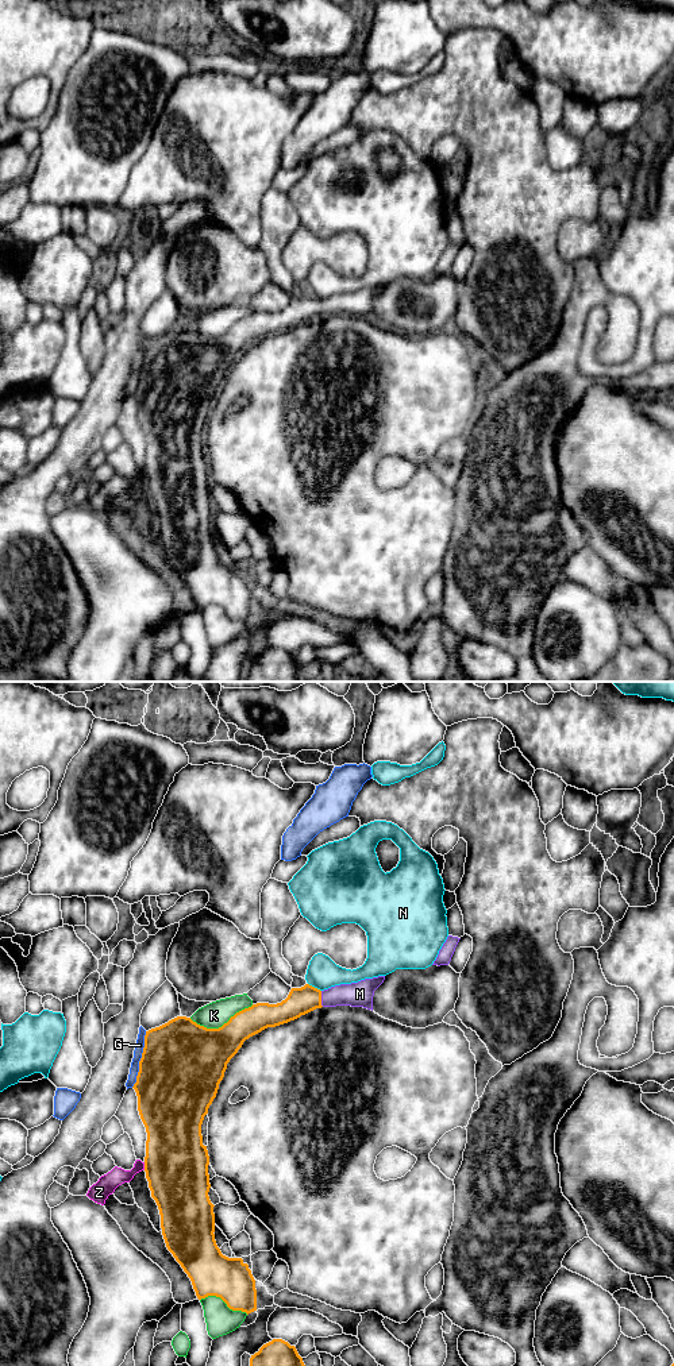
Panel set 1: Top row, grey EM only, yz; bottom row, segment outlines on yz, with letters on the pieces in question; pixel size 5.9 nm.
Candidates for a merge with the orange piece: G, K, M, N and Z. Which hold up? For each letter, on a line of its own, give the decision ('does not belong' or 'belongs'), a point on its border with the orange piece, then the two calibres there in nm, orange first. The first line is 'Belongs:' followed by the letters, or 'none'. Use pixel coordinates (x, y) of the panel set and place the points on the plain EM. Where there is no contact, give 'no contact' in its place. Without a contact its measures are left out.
Belongs: M
G: does not belong; meets orange in yz at (141, 369); 500 nm thick on the orange side, 60 nm on the other
K: does not belong; meets orange in yz at (222, 335); 380 nm thick on the orange side, 160 nm on the other
M: belongs; meets orange in yz at (320, 308); 160 nm thick on the orange side, 150 nm on the other
N: does not belong; meets orange in yz at (314, 296); 160 nm thick on the orange side, 190 nm on the other
Z: does not belong; meets orange in yz at (145, 475); 380 nm thick on the orange side, 120 nm on the other

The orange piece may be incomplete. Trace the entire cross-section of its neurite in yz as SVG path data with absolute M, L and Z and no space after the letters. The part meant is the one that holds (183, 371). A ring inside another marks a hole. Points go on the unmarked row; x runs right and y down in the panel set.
M378 285L358 292L335 294L324 300L305 293L301 297L292 297L288 306L281 312L257 312L236 321L219 337L207 337L197 333L190 327L177 325L159 336L146 340L139 381L136 391L132 395L138 405L138 420L147 441L145 481L151 506L155 509L159 518L161 537L166 556L190 587L199 609L208 605L216 605L232 620L242 620L247 624L257 620L255 589L249 574L244 572L242 567L228 567L223 564L216 553L213 543L215 514L208 505L211 497L208 483L209 464L207 455L203 454L201 433L204 425L208 422L209 414L216 406L227 373L250 346L267 336L276 336L294 329L316 317L351 315L373 320L374 300L384 289L385 285Z

